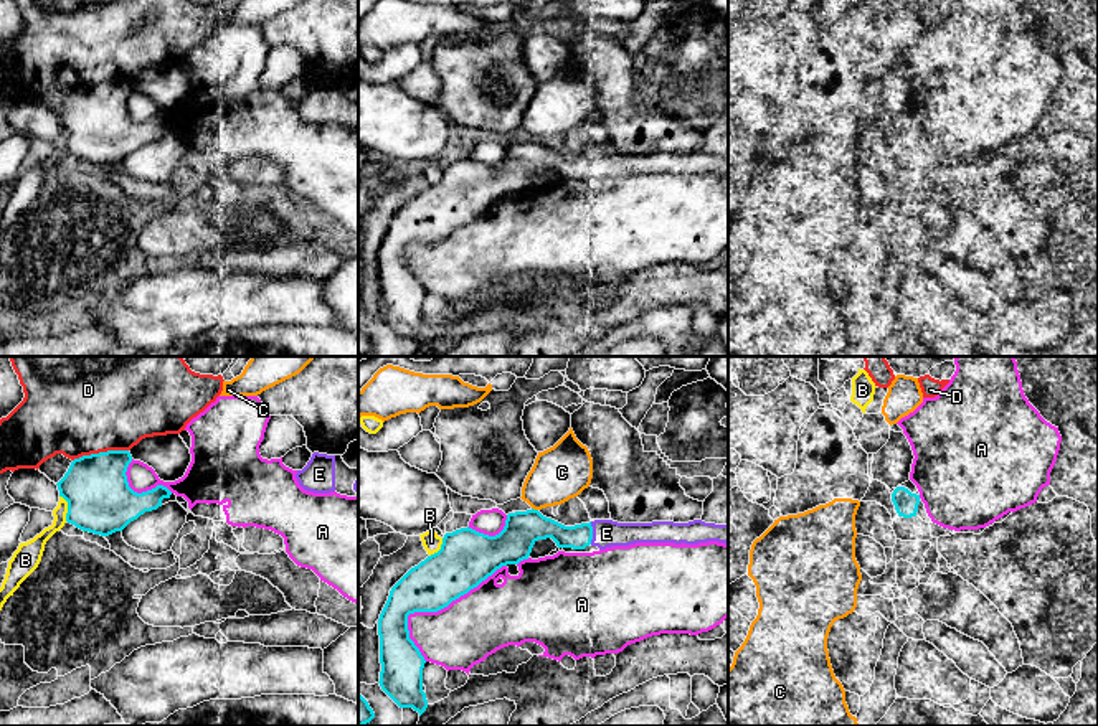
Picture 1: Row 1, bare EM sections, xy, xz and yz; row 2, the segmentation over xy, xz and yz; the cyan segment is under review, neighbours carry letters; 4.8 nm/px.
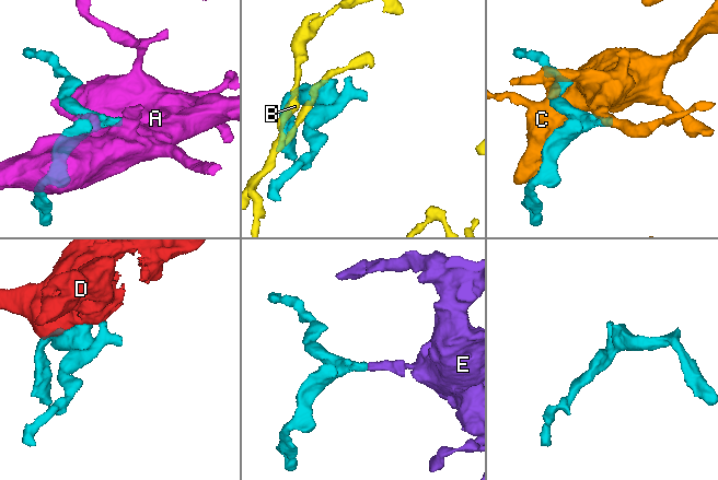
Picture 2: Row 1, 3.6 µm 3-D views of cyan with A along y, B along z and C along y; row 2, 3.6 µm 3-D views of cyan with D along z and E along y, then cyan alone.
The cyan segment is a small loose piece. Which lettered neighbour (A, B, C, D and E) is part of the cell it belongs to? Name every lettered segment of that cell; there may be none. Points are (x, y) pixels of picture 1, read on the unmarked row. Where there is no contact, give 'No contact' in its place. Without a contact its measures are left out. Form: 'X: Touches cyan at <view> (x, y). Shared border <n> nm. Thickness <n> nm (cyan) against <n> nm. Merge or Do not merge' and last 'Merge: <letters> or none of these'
A: Touches cyan at xz (435, 241). Shared border 600 nm. Thickness 260 nm (cyan) against 320 nm. Do not merge
B: Touches cyan at xy (68, 139). Shared border 130 nm. Thickness 320 nm (cyan) against 90 nm. Do not merge
C: Touches cyan at xz (535, 141). Shared border 40 nm. Thickness 180 nm (cyan) against 260 nm. Do not merge
D: Touches cyan at xy (99, 83). Shared border 280 nm. Thickness 320 nm (cyan) against 420 nm. Do not merge
E: Touches cyan at xz (591, 164). Shared border 110 nm. Thickness 120 nm (cyan) against 140 nm. Merge
Merge: E

